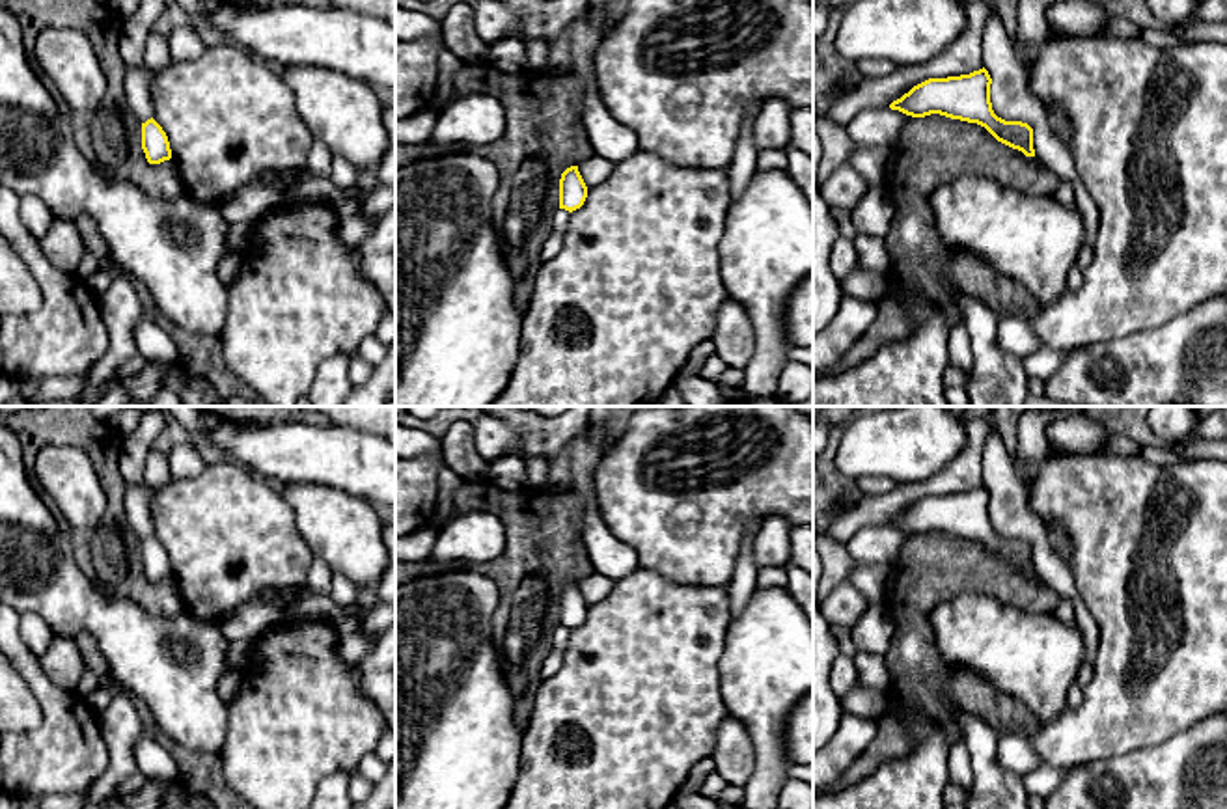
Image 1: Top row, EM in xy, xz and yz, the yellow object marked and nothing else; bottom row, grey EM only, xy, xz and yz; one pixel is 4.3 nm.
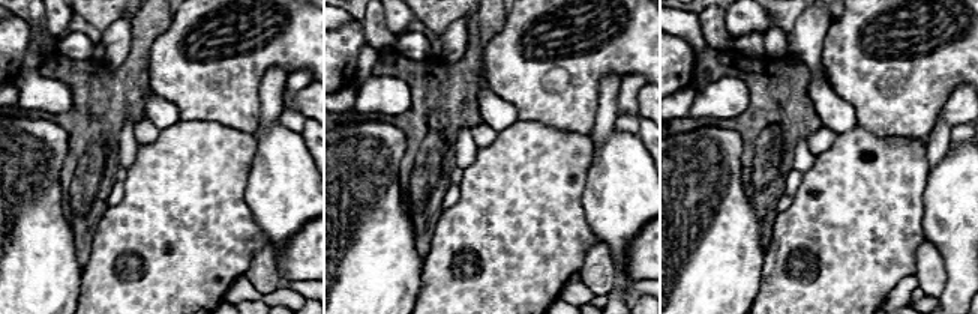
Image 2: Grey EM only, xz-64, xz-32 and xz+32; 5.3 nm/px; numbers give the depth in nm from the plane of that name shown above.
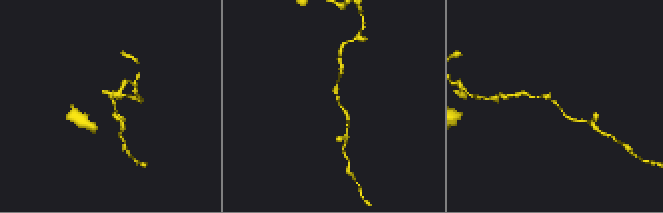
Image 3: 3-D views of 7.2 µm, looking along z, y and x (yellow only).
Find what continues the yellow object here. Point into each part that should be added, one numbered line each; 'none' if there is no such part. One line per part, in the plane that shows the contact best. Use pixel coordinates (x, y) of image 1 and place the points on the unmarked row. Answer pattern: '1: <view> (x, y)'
none

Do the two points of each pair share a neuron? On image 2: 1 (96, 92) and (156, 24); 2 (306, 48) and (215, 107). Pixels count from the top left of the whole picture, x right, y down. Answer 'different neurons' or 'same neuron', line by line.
1: same neuron
2: same neuron

